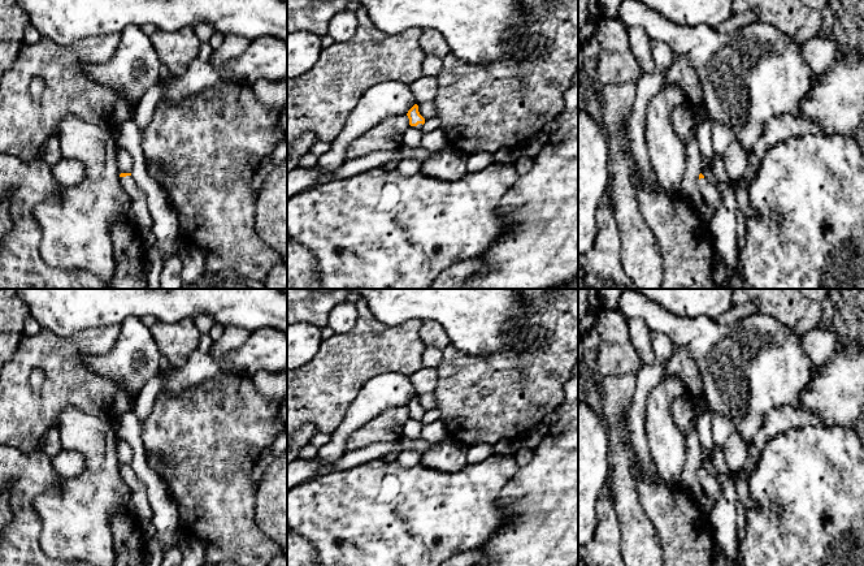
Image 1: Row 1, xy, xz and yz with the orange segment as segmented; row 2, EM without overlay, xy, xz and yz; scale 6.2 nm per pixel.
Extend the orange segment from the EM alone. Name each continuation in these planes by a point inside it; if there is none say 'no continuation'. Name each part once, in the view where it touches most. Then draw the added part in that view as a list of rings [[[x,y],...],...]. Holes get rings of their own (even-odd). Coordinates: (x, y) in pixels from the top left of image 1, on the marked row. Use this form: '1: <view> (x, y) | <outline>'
1: xy (139, 214) | [[[131,176],[120,177],[120,182],[131,202],[129,219],[134,221],[138,225],[138,228],[144,228],[144,226],[151,228],[152,217],[148,211],[146,193],[135,183]]]

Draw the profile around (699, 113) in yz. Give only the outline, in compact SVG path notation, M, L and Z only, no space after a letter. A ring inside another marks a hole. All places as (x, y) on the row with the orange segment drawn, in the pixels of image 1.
M705 107L691 108L691 111L692 111L695 129L698 129L698 126L700 124L703 124L705 120L709 120L709 115L708 115Z

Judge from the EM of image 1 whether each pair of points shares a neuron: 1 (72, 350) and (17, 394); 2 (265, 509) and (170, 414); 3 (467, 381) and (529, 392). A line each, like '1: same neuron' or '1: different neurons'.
1: same neuron
2: different neurons
3: same neuron

